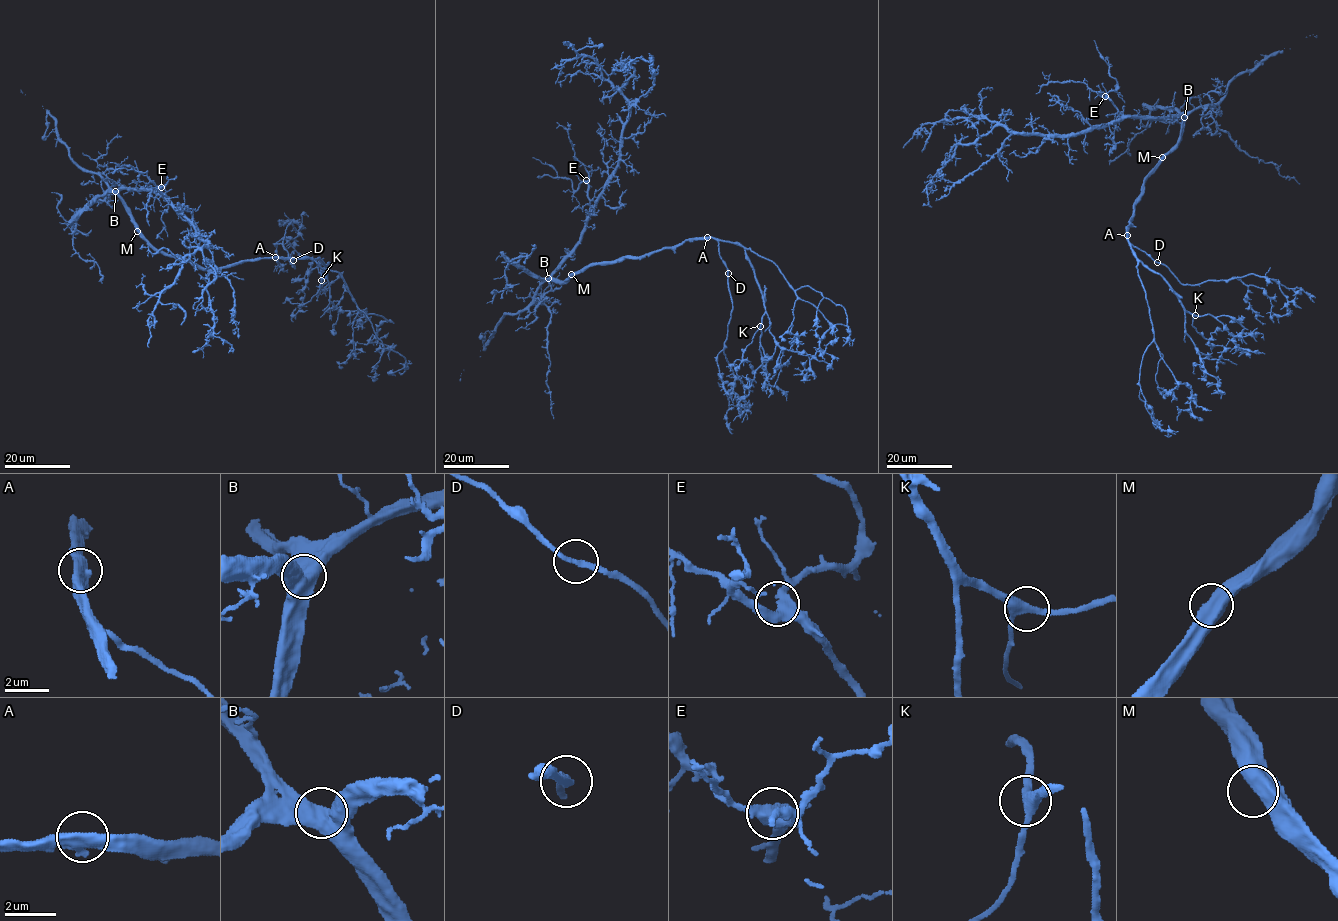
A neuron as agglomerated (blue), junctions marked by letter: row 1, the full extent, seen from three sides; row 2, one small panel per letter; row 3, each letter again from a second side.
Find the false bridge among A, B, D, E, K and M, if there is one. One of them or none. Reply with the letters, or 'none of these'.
none of these

